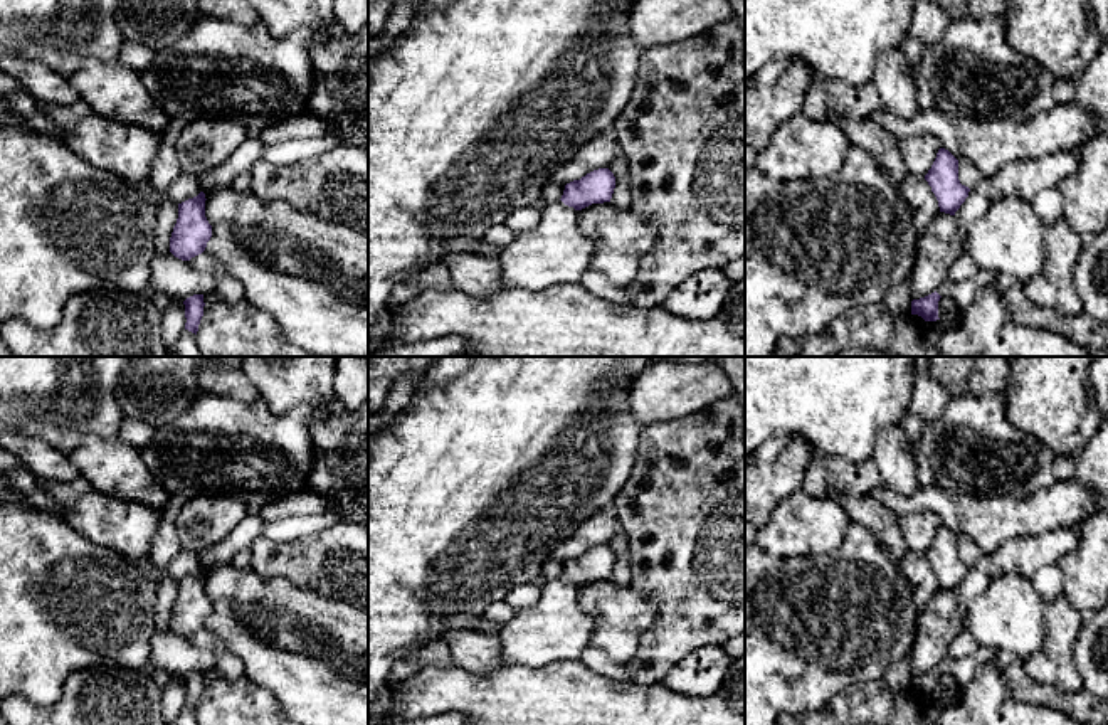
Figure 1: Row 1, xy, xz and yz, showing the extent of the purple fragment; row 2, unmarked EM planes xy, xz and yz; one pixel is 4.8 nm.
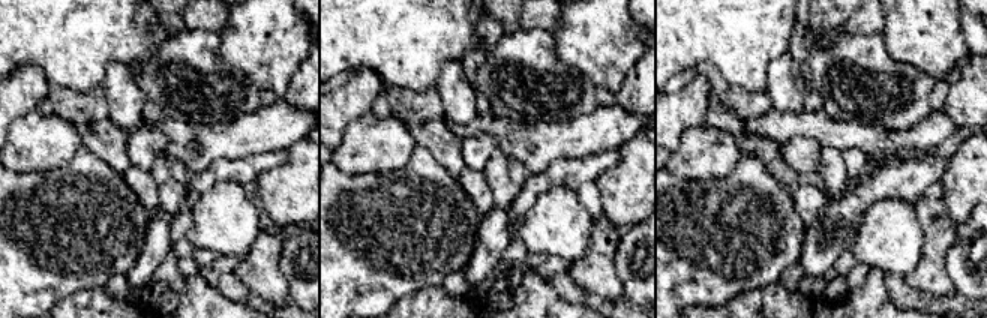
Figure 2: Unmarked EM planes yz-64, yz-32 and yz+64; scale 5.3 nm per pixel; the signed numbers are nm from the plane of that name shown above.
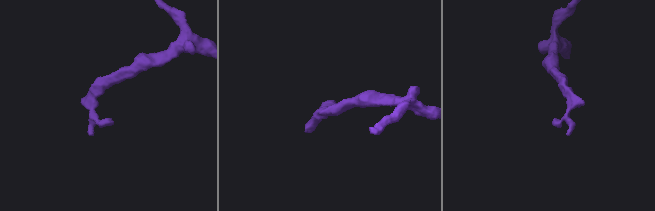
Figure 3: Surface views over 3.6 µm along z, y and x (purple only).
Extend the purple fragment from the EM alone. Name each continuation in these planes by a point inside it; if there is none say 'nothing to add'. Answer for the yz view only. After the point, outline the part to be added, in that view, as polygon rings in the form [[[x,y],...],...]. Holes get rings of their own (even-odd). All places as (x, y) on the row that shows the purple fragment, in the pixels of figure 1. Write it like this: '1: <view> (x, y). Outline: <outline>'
nothing to add

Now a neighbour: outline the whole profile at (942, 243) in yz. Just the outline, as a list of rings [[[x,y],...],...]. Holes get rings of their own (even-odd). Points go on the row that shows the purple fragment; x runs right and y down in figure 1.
[[[1063,151],[1012,161],[992,177],[980,178],[953,215],[940,212],[921,232],[916,262],[908,281],[911,298],[925,298],[947,281],[950,266],[967,252],[965,234],[994,202],[1005,197],[1032,202],[1037,193],[1058,188],[1078,165],[1078,153]]]

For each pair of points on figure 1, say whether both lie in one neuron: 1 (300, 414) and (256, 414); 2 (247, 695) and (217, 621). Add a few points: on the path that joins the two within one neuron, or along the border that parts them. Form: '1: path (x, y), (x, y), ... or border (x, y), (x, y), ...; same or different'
1: path (290, 423), (266, 423); same
2: border (244, 675), (276, 698); different

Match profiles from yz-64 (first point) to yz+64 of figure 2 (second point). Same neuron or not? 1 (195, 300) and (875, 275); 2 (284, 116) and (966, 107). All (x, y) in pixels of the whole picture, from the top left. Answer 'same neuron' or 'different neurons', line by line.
1: same neuron
2: different neurons

